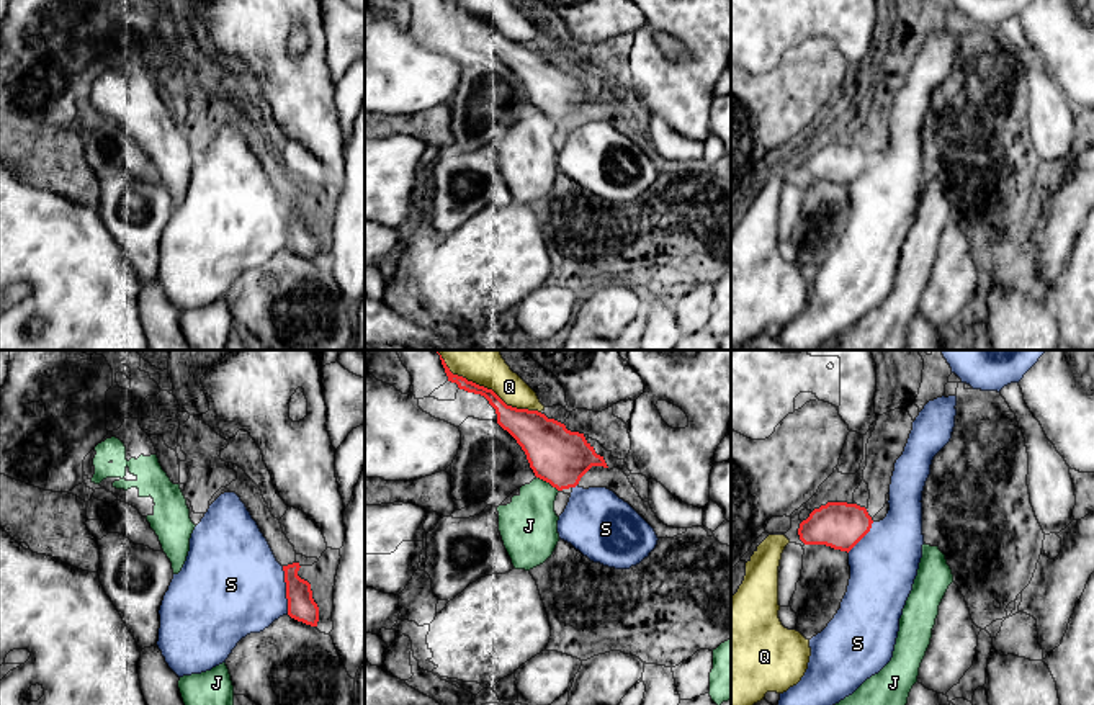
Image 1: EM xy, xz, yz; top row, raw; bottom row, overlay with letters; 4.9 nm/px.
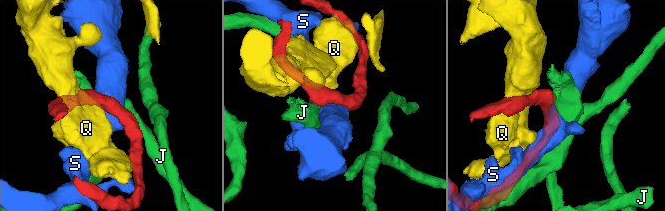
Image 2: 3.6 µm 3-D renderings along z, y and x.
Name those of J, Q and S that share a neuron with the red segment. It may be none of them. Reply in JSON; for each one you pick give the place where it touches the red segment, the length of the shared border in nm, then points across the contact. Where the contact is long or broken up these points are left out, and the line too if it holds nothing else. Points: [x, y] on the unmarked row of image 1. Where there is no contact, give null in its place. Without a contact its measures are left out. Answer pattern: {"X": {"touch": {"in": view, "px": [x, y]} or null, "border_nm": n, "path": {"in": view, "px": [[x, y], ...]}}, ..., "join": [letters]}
{"J": {"touch": {"in": "xz", "px": [548, 115]}, "border_nm": 130, "path": {"in": "xz", "px": [[556, 89], [556, 102], [548, 115], [537, 133], [529, 159]]}}, "join": ["J"]}

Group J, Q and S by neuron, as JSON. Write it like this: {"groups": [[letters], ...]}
{"groups": [["J"], ["Q"], ["S"]]}

